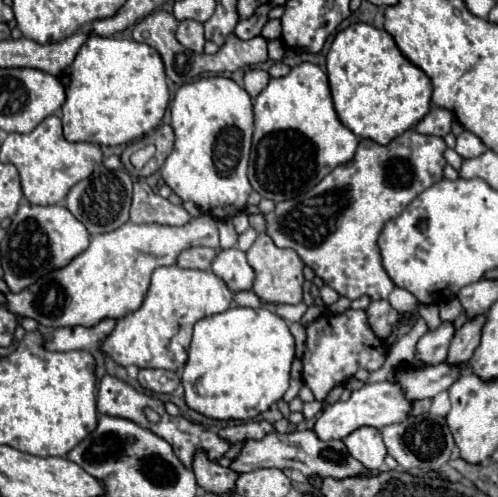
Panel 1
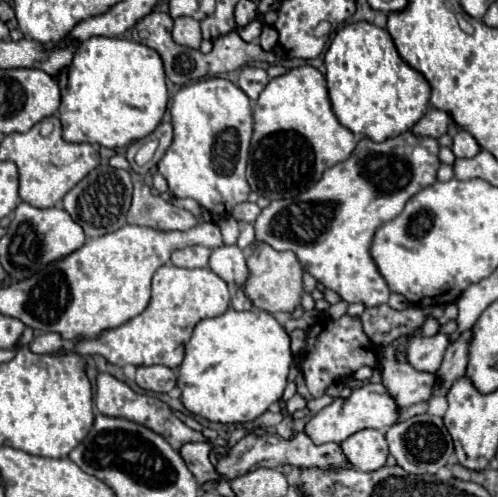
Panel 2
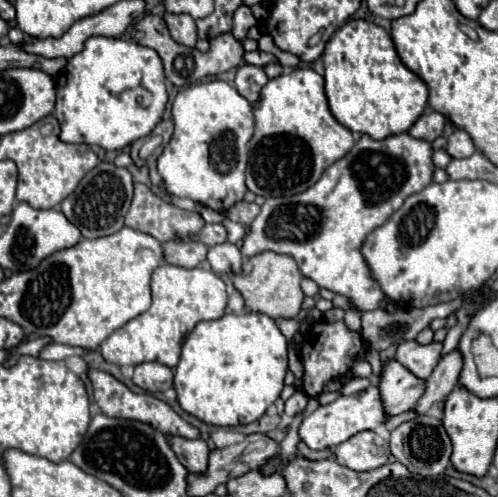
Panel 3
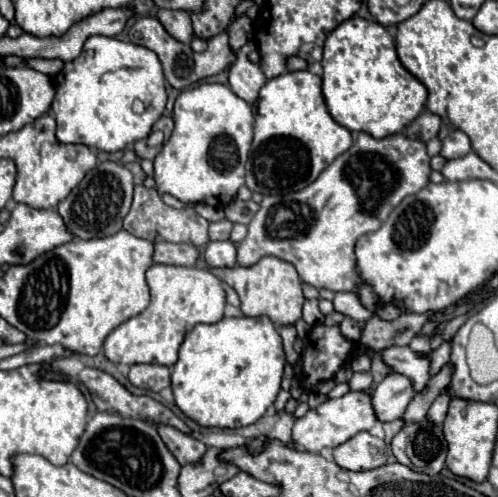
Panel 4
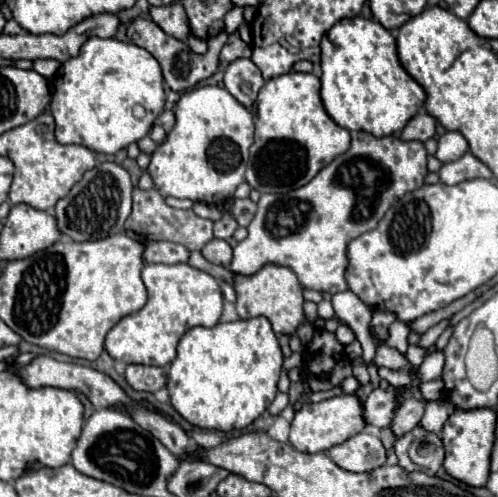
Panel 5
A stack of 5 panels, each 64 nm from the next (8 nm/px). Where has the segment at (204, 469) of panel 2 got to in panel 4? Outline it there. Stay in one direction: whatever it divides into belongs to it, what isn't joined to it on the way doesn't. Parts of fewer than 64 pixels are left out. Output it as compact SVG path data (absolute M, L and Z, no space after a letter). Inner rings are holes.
M158 424L156 428L158 428L162 442L168 446L168 450L176 456L176 460L180 464L198 462L202 458L202 454L206 452L206 446L200 440L196 440L196 438L168 426L168 424Z

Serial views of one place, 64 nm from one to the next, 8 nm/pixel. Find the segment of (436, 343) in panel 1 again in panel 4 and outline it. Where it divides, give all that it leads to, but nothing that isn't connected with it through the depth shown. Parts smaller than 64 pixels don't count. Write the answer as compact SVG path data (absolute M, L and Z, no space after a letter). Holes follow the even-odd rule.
M390 346L380 352L382 362L398 374L404 374L412 380L414 390L422 392L426 382L430 380L428 374L428 358L418 358L408 346Z

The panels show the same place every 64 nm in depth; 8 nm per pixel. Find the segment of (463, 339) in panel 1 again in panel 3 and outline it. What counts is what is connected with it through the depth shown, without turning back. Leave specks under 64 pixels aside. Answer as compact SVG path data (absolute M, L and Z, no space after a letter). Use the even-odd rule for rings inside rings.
M456 350L446 354L438 366L434 368L432 376L426 380L426 390L422 394L422 398L416 402L416 406L412 408L418 416L426 414L430 410L430 406L438 400L446 400L446 396L452 392L452 388L456 386L460 374L460 356L456 356Z

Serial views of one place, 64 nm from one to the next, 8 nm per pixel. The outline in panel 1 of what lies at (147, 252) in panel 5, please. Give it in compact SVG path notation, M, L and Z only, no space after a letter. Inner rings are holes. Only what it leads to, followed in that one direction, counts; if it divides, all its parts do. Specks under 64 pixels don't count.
M196 246L196 248L188 248L184 252L180 252L176 264L180 268L198 268L198 270L210 270L212 258L216 256L214 248L204 248L204 246Z

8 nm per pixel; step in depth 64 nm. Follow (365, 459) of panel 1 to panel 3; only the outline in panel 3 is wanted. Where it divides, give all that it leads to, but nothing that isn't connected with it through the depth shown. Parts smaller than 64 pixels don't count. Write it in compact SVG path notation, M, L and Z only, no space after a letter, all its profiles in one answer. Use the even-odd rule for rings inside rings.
M364 430L338 444L334 448L334 456L338 464L350 470L374 470L388 462L390 448L388 442L382 440L378 434Z

